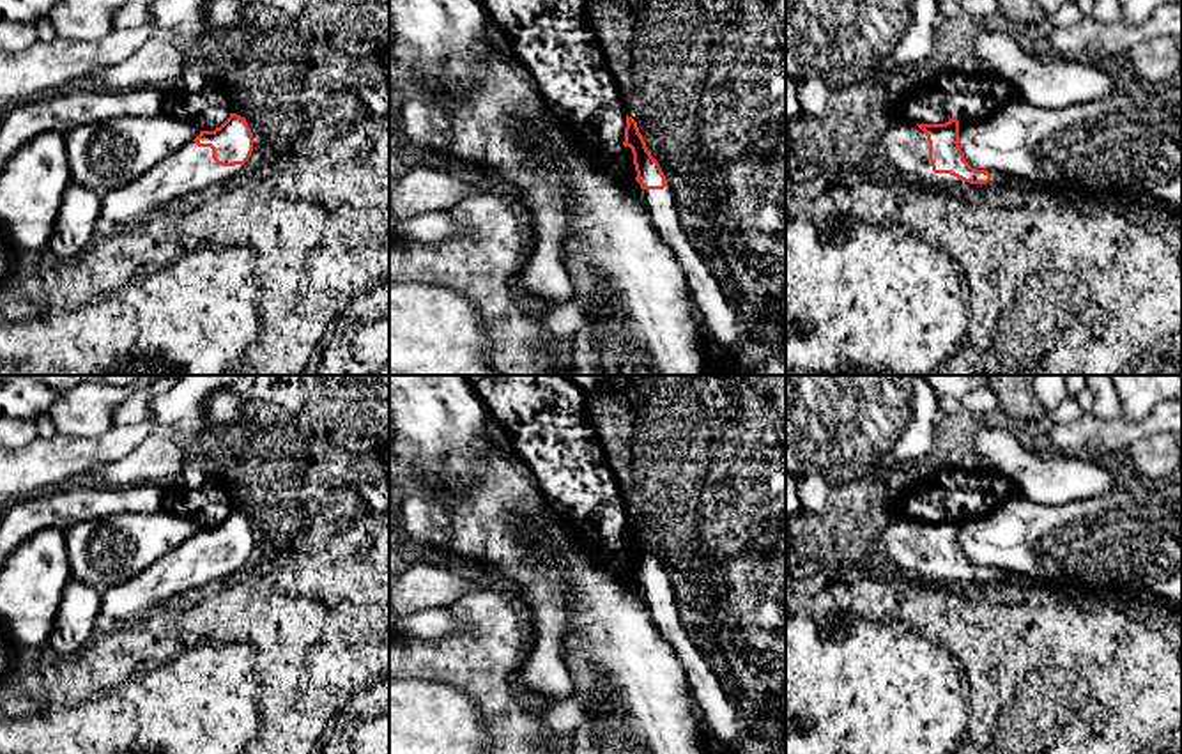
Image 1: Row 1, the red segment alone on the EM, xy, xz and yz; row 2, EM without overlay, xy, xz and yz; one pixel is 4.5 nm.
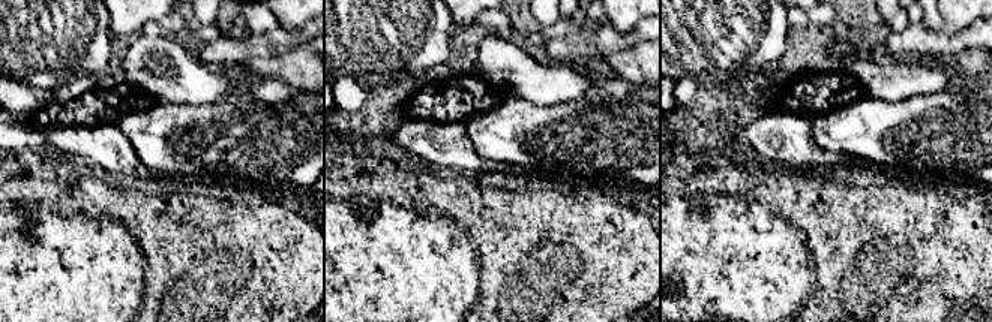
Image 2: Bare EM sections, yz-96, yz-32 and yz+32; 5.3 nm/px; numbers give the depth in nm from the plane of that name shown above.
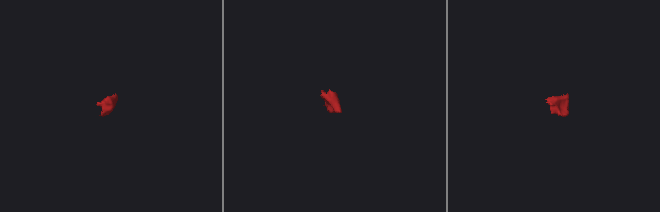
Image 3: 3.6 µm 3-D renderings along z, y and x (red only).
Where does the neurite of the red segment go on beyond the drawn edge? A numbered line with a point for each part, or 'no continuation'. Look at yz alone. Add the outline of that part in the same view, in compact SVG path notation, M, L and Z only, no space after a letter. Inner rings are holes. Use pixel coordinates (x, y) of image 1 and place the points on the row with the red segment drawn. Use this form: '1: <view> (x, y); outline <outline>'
1: yz (905, 146); outline M897 122L890 126L876 143L876 154L883 156L888 163L902 173L920 181L925 188L968 188L984 186L970 184L950 173L934 173L929 163L929 142L925 133L910 122Z
2: yz (995, 177); outline M989 172L991 173L991 181L987 182L989 186L996 186L996 184L1010 184L1016 188L1030 188L1032 184L1026 181L1019 181L1019 179L1012 179L996 172Z

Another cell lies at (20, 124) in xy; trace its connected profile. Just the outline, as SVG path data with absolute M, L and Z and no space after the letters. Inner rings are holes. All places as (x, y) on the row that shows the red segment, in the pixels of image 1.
M134 88L126 92L71 92L37 97L0 112L0 172L7 161L35 136L97 124L119 117L152 117L163 113L163 88Z

